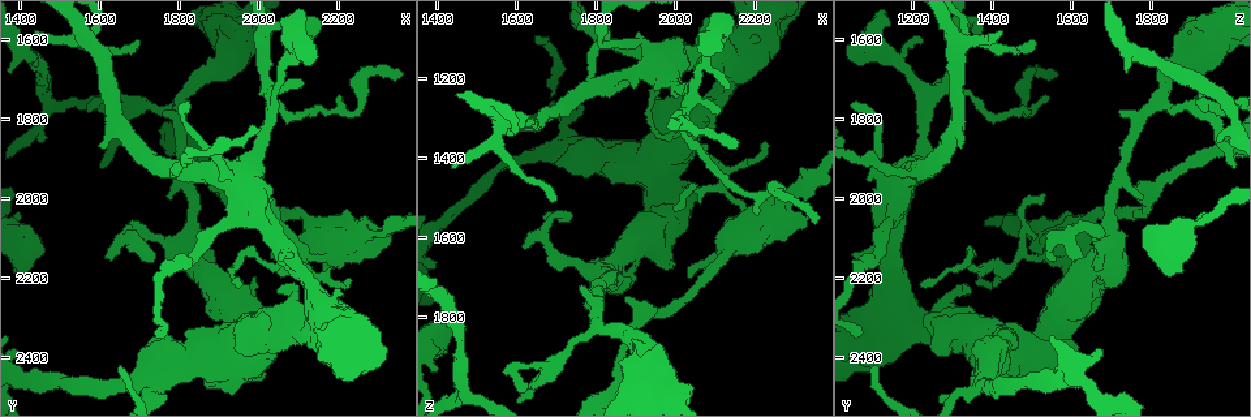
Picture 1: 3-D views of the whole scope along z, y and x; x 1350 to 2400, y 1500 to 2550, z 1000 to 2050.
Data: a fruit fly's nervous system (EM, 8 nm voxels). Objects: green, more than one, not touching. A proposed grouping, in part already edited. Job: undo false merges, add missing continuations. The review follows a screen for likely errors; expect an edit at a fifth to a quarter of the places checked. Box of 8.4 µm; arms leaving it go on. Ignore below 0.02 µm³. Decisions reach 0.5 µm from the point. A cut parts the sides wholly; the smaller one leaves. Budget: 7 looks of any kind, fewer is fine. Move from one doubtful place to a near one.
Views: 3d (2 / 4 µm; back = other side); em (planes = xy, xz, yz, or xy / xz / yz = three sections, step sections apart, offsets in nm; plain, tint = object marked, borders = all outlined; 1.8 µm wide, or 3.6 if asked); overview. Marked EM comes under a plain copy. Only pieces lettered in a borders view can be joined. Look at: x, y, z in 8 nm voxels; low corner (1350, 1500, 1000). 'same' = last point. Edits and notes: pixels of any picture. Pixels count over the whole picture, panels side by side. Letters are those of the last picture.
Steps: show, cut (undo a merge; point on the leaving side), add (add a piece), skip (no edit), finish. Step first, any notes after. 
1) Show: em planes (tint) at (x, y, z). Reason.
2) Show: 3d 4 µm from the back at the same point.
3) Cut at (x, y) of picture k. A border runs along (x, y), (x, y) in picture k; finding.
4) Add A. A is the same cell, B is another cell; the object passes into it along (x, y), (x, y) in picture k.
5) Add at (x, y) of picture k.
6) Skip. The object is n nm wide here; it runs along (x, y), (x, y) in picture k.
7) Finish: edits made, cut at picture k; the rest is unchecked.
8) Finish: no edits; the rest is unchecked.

Show: 3d 4 µm at (2300, 2085, 1475). Thin neck.

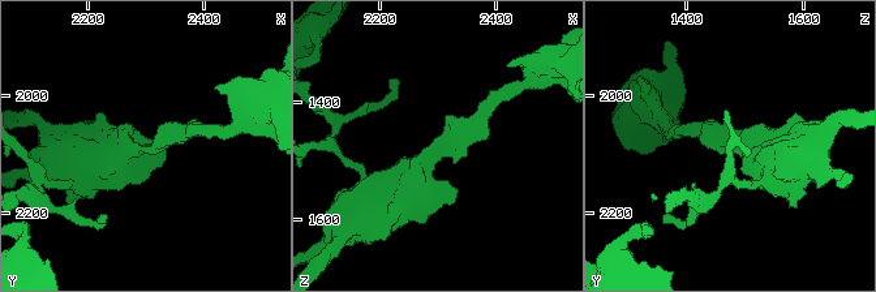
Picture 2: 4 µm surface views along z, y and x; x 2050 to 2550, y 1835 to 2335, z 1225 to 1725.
Show: em 3.6 µm planes (tint) at (2300, 2095, 1470).

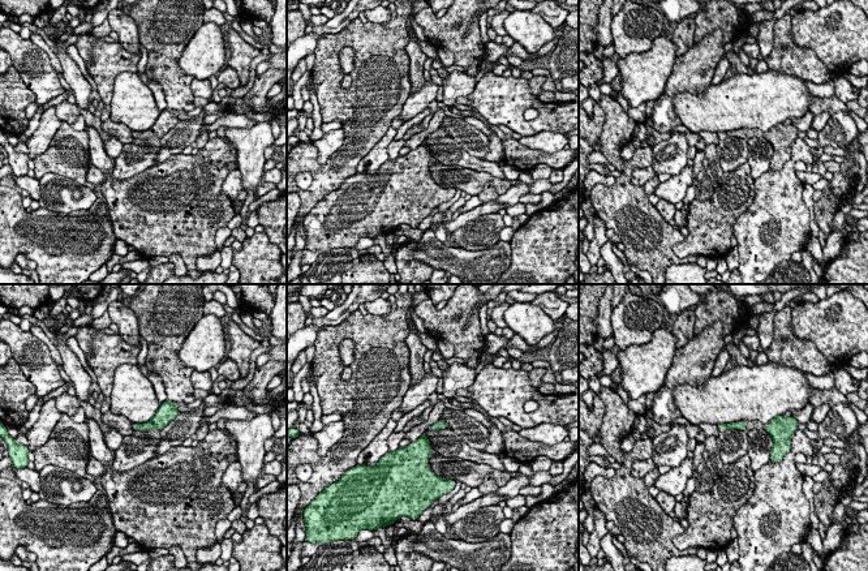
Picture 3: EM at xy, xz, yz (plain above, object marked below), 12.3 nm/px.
Show: em 3.6 µm planes (borders) at the same point. See the neighbours.

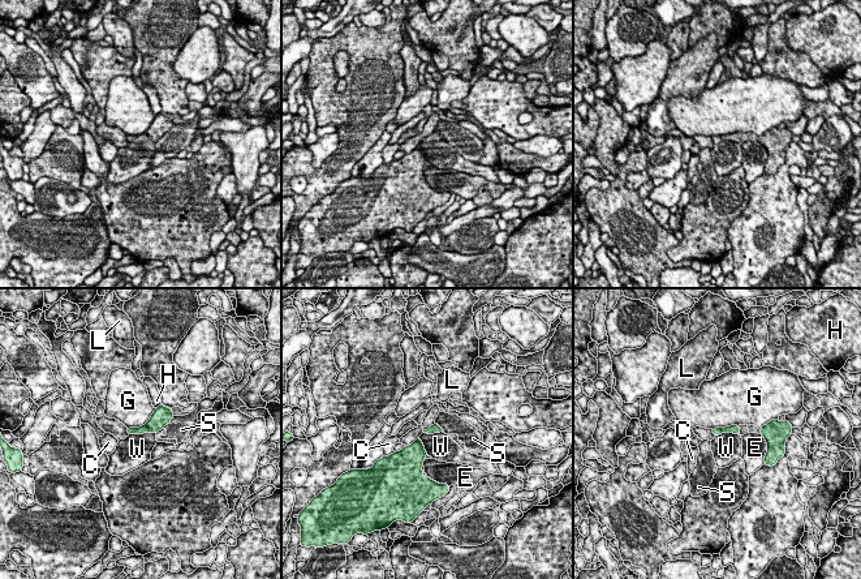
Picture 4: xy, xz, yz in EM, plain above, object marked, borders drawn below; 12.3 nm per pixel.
Skip. The object is 100 nm wide here; C, E, G, H, L, S and W are other cells; a border runs along (155, 433), (129, 434) in picture 4; continuous, no second neuron.

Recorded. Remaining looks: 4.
Show: em planes (tint) at (2195, 2230, 1085). Free end.

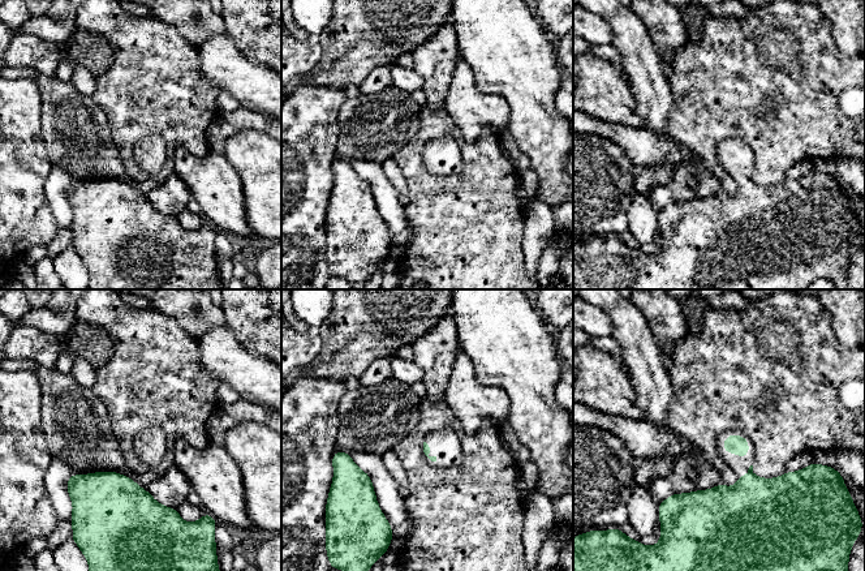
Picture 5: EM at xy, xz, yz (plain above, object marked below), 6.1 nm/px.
Show: em planes (borders) at the same point. See the neighbours.

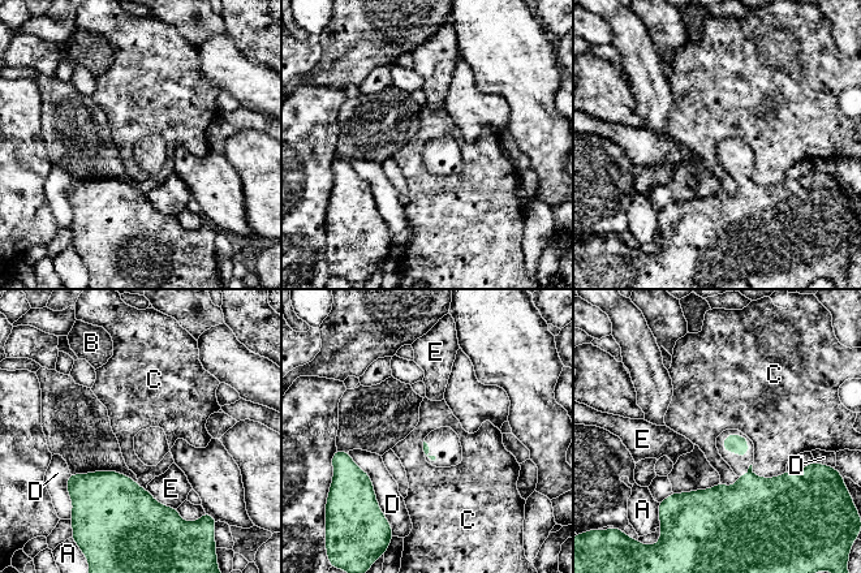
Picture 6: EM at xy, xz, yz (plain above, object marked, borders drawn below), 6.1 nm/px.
Skip. A, B, C, D and E are other cells; none of them fits.

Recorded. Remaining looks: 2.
Show: em yz step 8 (borders) at (1575, 1600, 1320). Four arms meet.

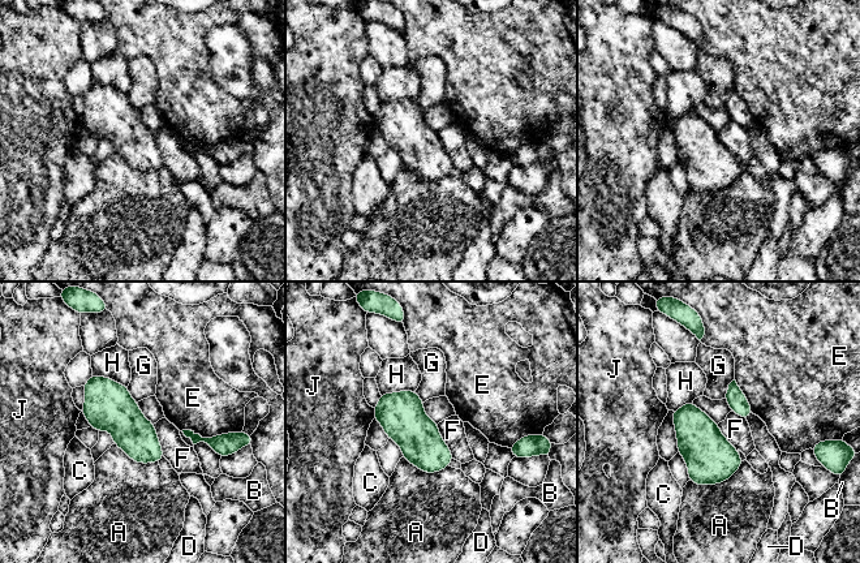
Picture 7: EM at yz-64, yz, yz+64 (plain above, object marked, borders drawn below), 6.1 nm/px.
Show: em planes (borders) at the same point. Another direction.

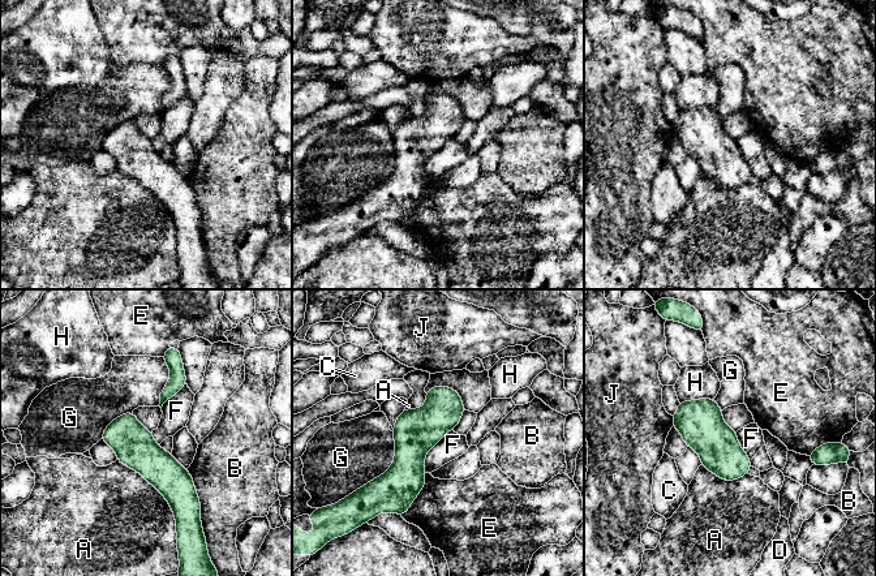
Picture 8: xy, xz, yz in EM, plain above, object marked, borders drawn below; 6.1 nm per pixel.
Skip. A, B, C, D, E, F, G, H and J are other cells; it runs along (450, 391), (412, 441), (398, 502) in picture 8; continuous, no second neuron.

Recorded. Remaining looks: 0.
Finish: no edits; the rest is unchecked.

